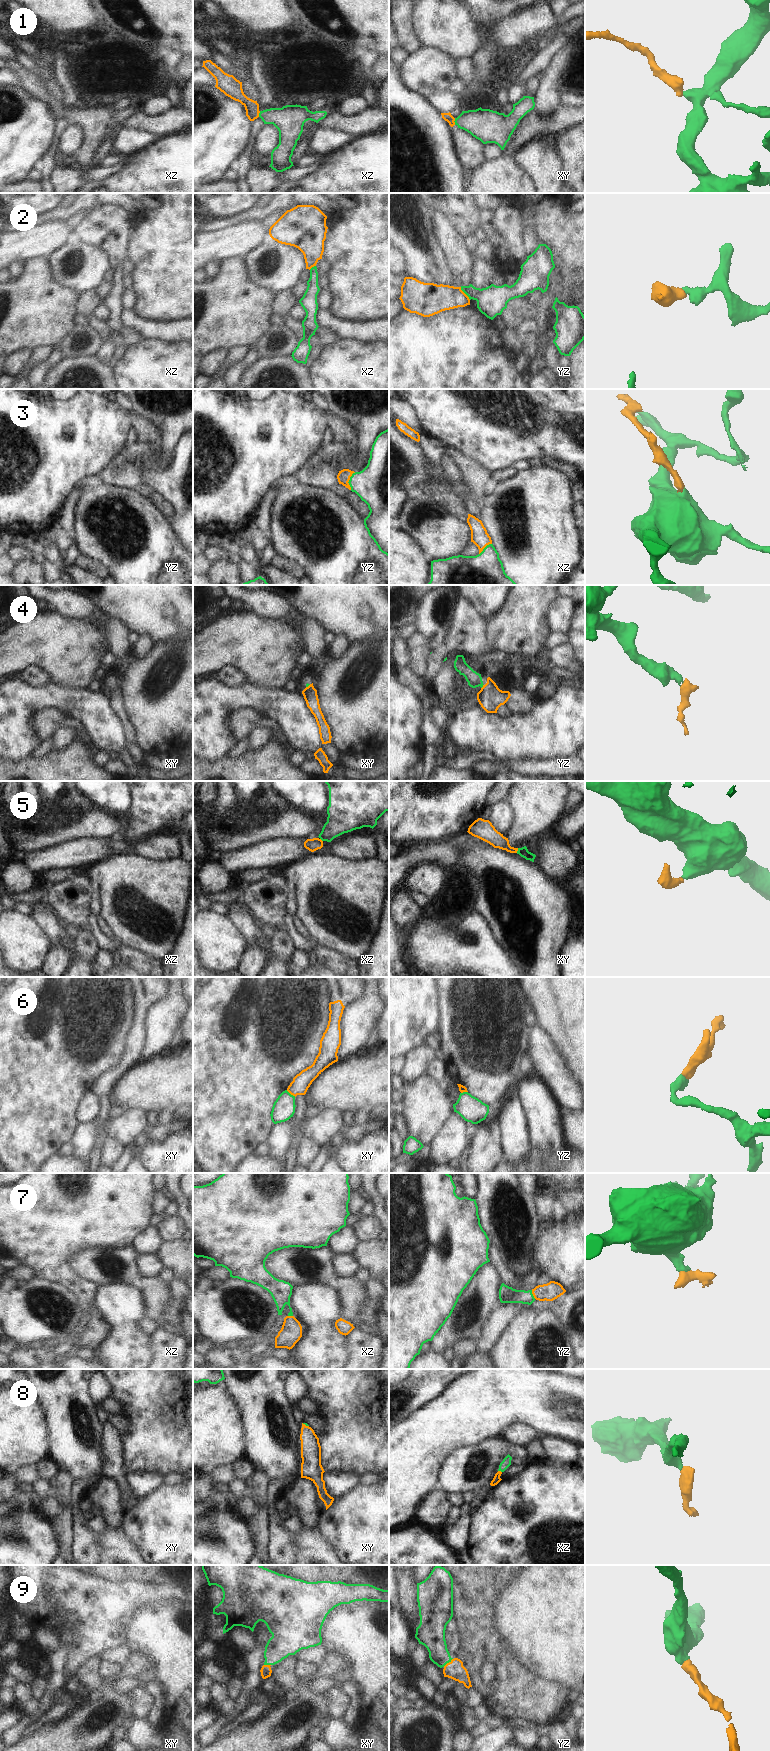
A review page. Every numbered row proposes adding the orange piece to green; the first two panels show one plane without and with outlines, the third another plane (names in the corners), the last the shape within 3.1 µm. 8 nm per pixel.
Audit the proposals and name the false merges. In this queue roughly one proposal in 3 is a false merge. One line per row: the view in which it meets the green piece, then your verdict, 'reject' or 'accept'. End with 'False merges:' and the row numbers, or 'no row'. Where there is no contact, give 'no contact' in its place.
1: meets green in xy; accept
2: meets green in yz; reject
3: meets green in yz; accept
4: meets green in yz; accept
5: meets green in xy; reject
6: meets green in xy; reject
7: meets green in yz; accept
8: meets green in xz; accept
9: meets green in yz; accept
False merges: 2, 5, 6

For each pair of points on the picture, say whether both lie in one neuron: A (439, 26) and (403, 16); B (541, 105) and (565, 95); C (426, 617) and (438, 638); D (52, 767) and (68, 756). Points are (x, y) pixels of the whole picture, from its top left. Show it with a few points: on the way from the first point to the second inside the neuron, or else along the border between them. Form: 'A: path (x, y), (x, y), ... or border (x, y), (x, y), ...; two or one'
A: border (411, 10), (412, 28), (419, 40); two
B: border (562, 87), (559, 102); two
C: path (431, 622), (435, 626), (436, 633); one
D: path (56, 767), (64, 760); one

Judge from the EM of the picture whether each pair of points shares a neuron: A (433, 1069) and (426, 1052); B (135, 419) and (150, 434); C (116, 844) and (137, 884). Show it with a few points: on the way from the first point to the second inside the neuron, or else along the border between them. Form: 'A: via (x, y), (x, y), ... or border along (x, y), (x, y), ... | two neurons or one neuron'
A: border along (438, 1056), (429, 1065), (426, 1073) | two neurons
B: via (139, 423), (146, 430) | one neuron
C: border along (117, 852), (121, 854), (143, 855), (145, 857) | two neurons

